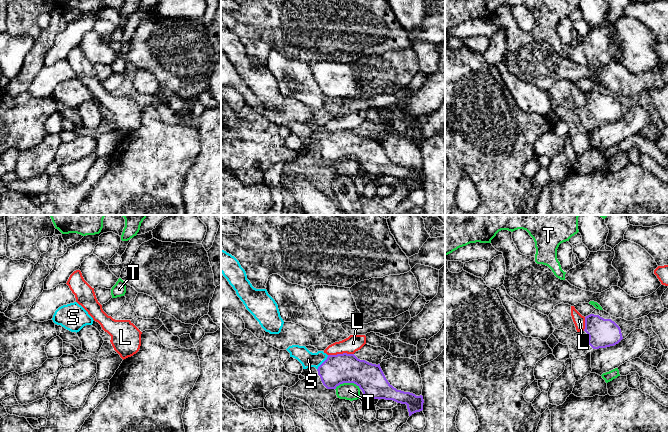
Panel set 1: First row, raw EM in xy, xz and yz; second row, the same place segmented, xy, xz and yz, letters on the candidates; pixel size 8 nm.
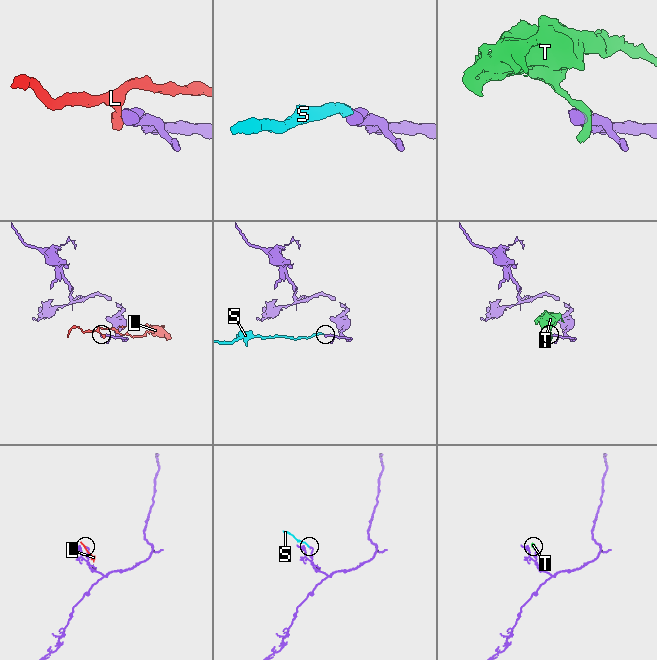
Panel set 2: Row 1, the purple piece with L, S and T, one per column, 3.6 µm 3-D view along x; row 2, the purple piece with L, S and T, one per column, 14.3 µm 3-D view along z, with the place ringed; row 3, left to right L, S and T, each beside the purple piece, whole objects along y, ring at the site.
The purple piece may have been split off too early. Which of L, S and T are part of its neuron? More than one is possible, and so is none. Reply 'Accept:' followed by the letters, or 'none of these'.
Accept: S

